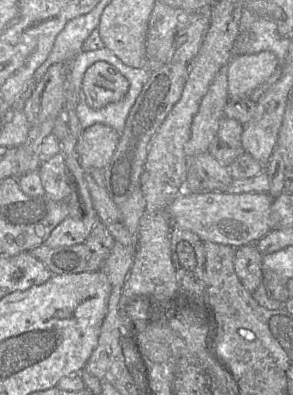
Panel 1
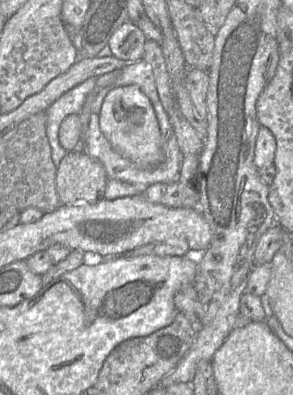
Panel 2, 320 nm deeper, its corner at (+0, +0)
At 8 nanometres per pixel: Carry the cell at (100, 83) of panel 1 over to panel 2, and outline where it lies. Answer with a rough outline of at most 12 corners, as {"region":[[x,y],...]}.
{"region":[[137,85],[109,91],[99,117],[121,156],[163,162],[156,113]]}

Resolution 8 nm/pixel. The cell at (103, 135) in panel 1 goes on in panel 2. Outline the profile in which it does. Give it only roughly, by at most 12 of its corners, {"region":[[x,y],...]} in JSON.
{"region":[[81,149],[57,167],[64,205],[102,200],[104,165]]}

